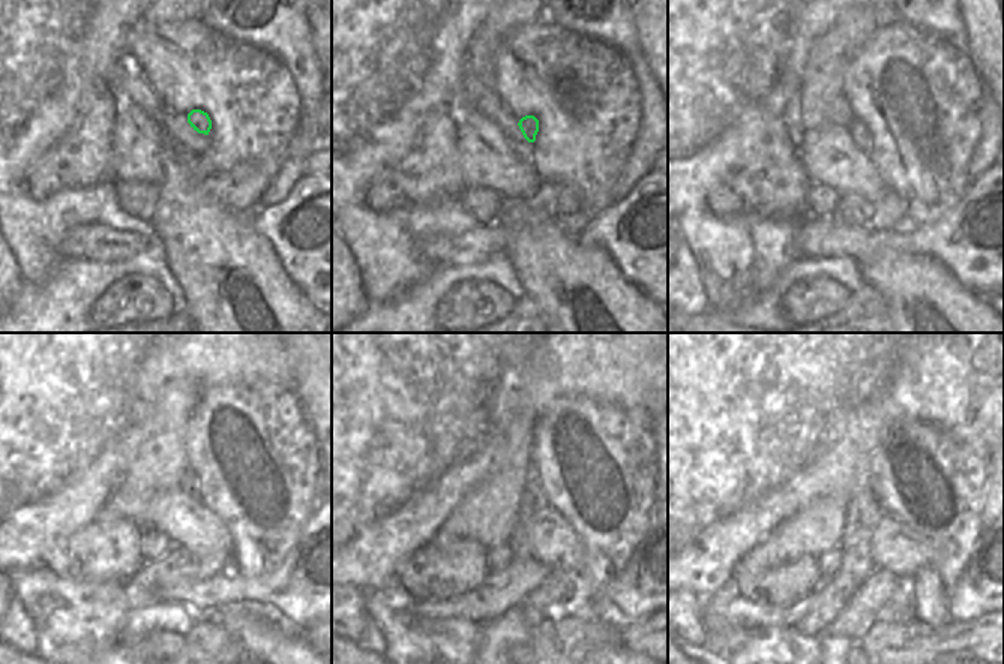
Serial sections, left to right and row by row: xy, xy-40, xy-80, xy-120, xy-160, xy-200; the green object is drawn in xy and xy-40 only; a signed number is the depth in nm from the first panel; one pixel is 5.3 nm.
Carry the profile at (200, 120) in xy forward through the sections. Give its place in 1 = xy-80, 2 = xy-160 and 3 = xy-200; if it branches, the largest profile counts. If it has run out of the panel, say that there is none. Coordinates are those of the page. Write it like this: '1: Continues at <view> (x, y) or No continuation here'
1: Continues at xy-80 (859, 132)
2: Continues at xy-160 (530, 501)
3: Continues at xy-200 (863, 513).

